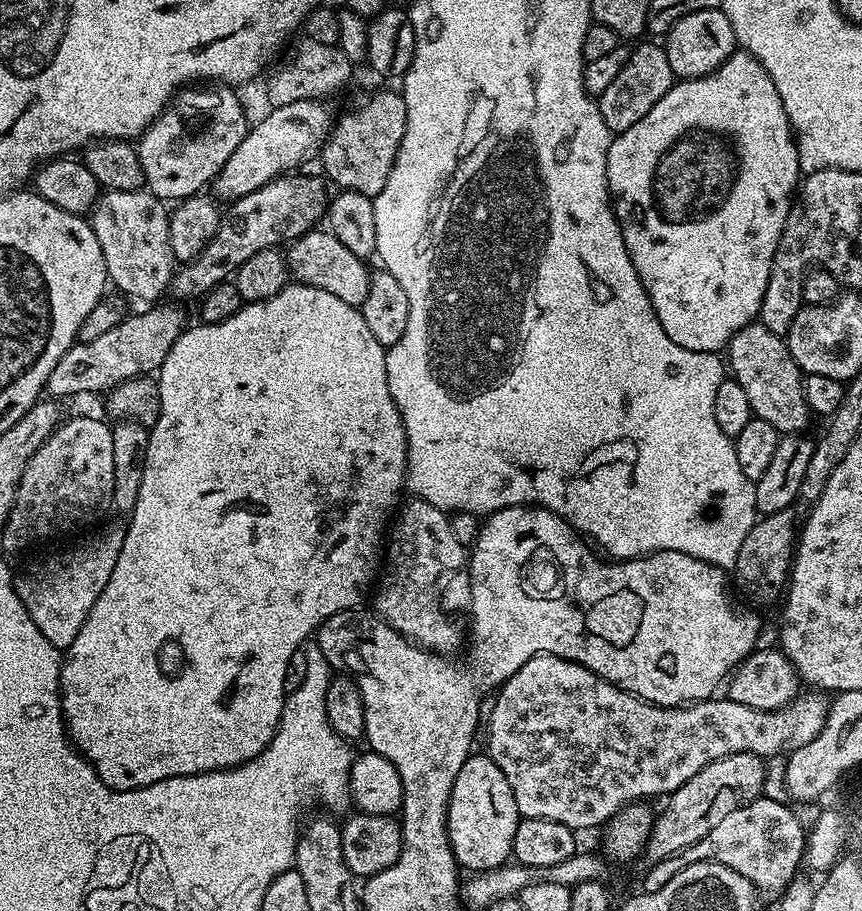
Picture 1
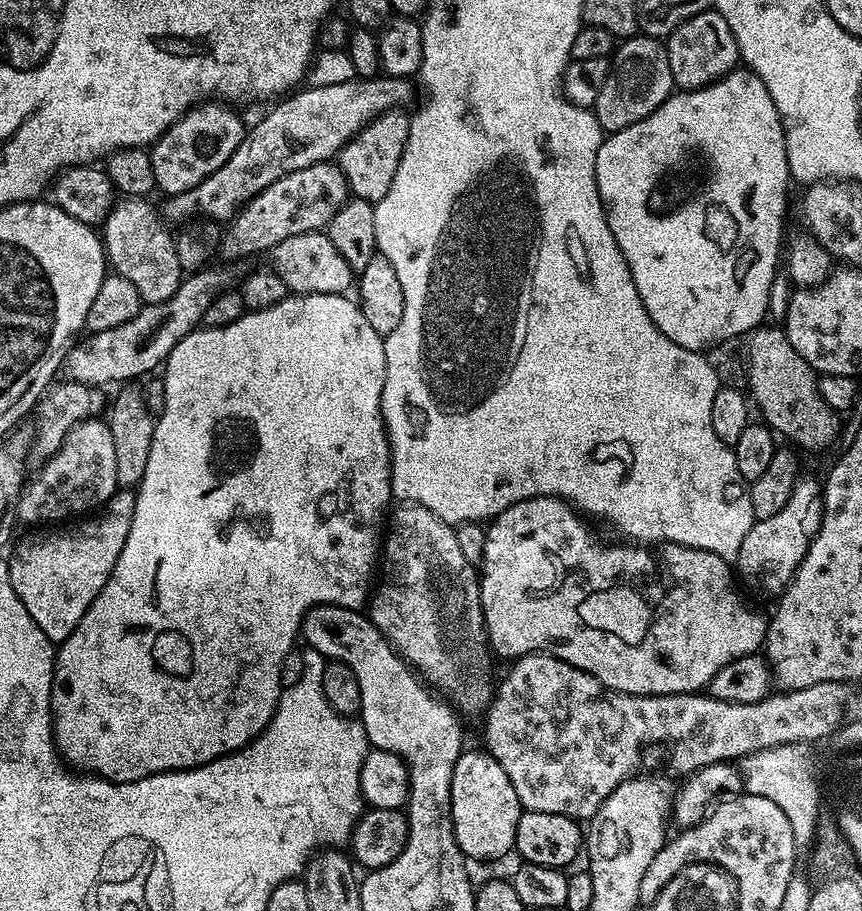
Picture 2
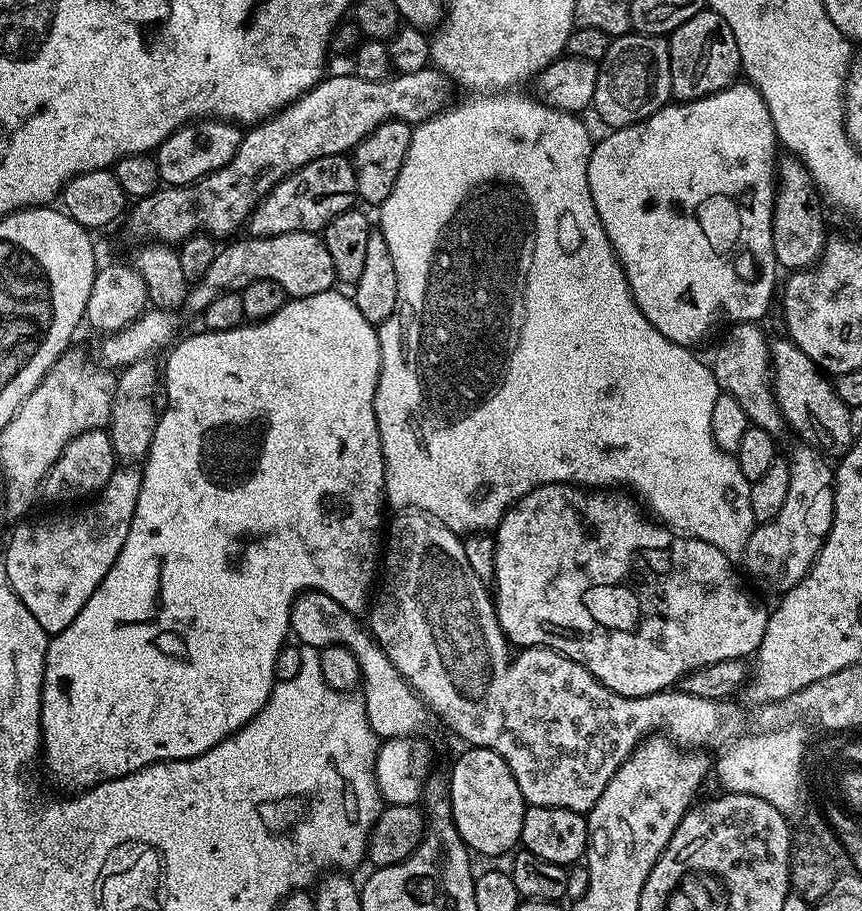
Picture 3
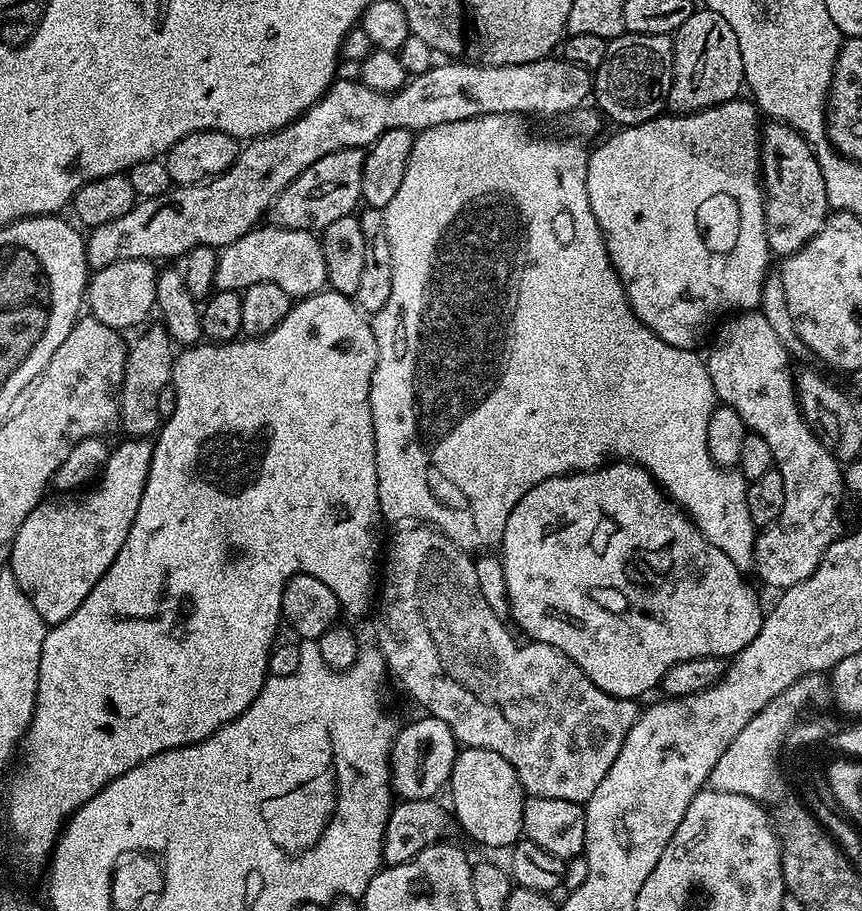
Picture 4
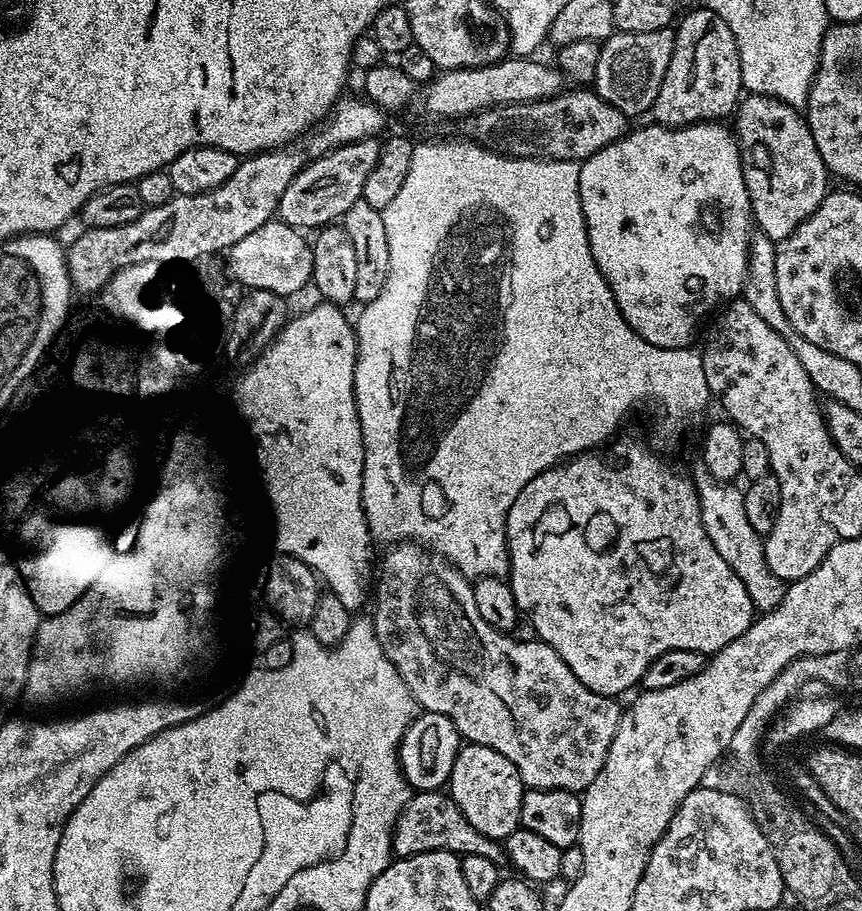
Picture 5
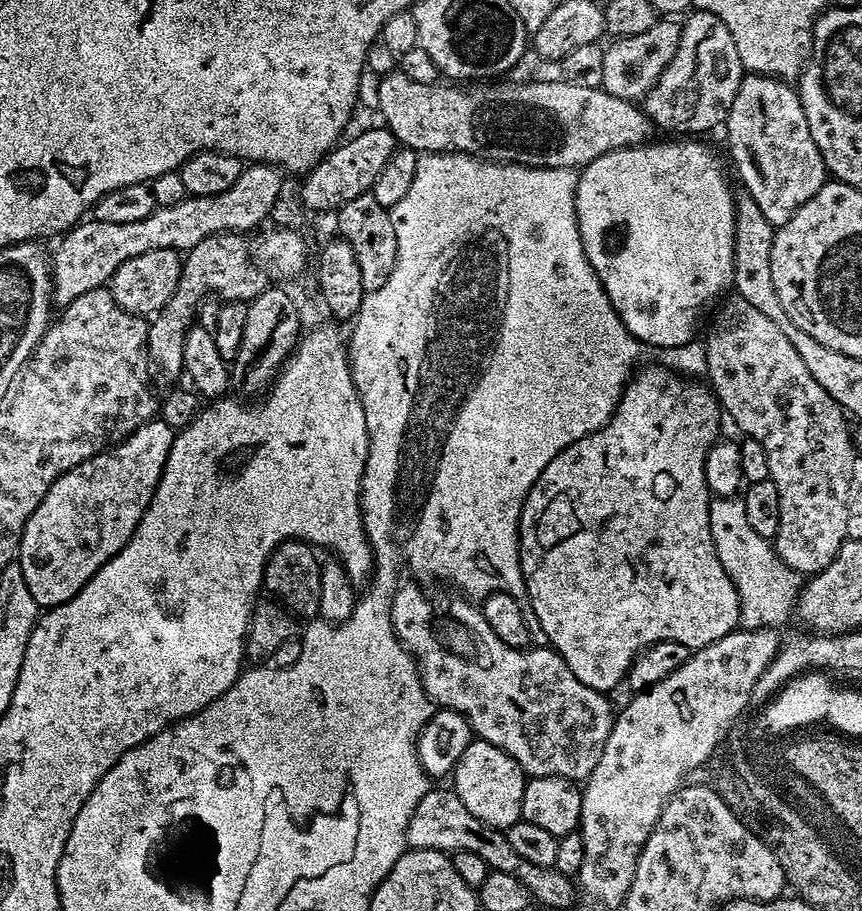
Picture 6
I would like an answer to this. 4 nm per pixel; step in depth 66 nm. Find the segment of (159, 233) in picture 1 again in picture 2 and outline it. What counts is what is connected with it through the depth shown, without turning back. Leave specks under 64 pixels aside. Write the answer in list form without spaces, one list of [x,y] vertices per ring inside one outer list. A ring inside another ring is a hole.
[[[144,198],[117,199],[102,225],[102,243],[111,271],[126,278],[126,282],[134,282],[134,290],[138,290],[144,304],[157,304],[176,293],[182,273],[173,233],[168,233],[169,225],[162,219],[157,205],[155,208],[148,203],[152,202]]]

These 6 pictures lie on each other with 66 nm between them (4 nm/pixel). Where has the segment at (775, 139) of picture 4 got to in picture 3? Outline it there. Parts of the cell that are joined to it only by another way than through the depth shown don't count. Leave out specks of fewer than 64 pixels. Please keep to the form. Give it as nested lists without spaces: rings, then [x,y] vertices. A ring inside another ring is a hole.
[[[785,155],[776,169],[776,201],[772,211],[774,254],[781,269],[811,268],[824,253],[826,235],[824,236],[824,216],[820,213],[819,203],[821,204],[818,199],[818,189],[808,173],[808,167],[795,156]]]

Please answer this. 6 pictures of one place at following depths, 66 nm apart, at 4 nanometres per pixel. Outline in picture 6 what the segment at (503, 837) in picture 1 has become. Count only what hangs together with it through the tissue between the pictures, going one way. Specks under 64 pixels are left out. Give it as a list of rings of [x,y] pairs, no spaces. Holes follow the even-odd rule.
[[[476,738],[466,746],[462,758],[456,761],[454,773],[454,791],[466,802],[466,810],[474,814],[486,826],[506,830],[515,820],[521,819],[522,794],[526,783],[526,774],[498,746]]]

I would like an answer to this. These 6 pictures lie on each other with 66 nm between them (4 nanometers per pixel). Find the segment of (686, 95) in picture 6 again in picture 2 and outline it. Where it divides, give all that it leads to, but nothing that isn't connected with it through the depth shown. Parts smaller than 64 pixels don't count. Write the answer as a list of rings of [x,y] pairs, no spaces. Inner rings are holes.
[[[709,10],[682,22],[666,37],[668,61],[672,83],[677,89],[691,90],[704,88],[733,71],[740,60],[740,51],[734,42],[734,34],[730,34],[730,26],[726,26],[726,18],[714,10]]]

